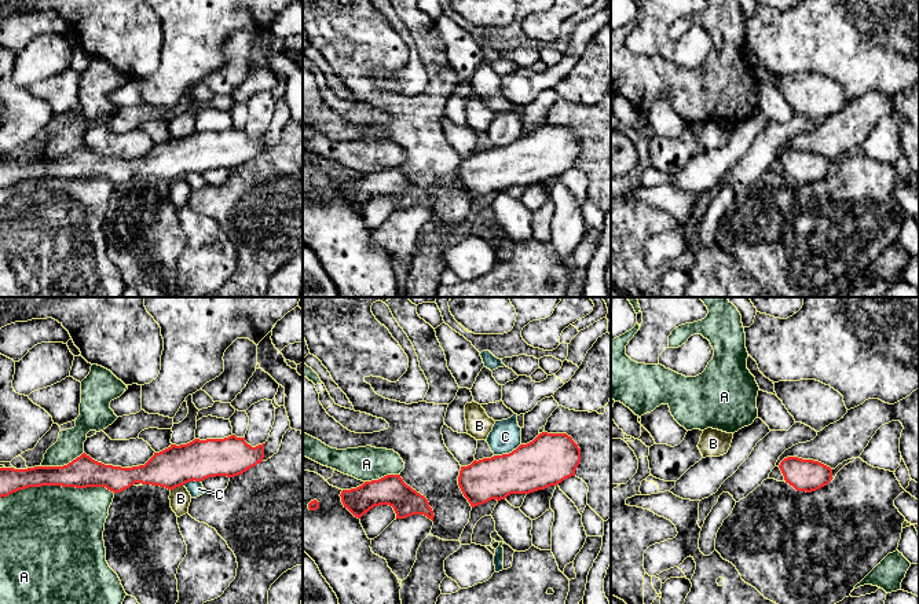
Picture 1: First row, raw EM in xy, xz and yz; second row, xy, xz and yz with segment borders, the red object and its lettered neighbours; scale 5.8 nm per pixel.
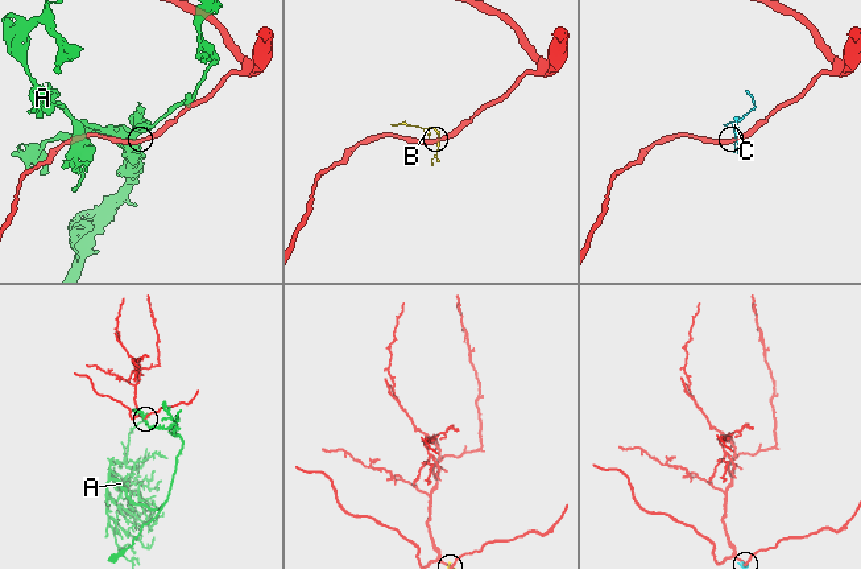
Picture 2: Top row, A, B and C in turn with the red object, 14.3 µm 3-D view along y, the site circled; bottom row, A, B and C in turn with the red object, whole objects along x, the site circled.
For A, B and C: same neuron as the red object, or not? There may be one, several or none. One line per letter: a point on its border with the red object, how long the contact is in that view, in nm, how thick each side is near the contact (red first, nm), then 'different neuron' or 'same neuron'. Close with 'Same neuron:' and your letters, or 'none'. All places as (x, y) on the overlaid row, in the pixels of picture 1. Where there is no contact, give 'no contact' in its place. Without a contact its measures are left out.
A: contact xy (57, 484); length 650 nm; calibres 180 and 500 nm; different neuron
B: contact xy (176, 486); length 90 nm; calibres 240 and 120 nm; different neuron
C: contact xz (506, 454); length 180 nm; calibres 300 and 180 nm; different neuron
Same neuron: none

